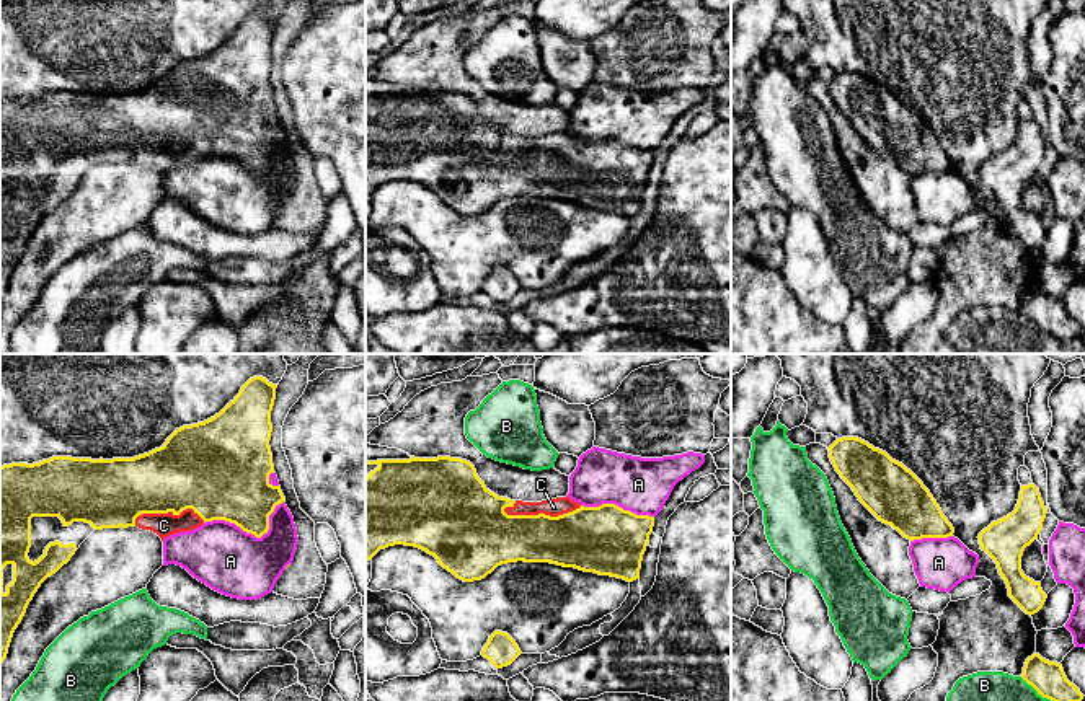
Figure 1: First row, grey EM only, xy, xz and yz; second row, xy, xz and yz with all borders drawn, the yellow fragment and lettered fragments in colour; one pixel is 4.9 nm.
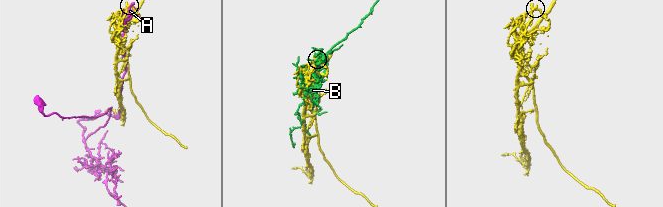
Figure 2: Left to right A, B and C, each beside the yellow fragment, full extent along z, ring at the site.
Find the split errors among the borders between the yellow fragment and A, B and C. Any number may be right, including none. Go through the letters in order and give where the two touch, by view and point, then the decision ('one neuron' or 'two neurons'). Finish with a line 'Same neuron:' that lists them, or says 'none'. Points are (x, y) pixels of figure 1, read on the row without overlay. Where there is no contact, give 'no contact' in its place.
A: xy (250, 167) | two neurons
B: yz (1051, 335) | two neurons
C: xz (542, 149) | one neuron
Same neuron: C

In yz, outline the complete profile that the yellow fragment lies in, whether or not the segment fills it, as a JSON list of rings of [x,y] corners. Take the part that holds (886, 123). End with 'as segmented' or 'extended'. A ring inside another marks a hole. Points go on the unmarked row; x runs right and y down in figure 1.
[[[858,72],[837,73],[829,93],[858,135],[904,173],[948,173],[954,163],[923,117],[886,86]]]; as segmented

